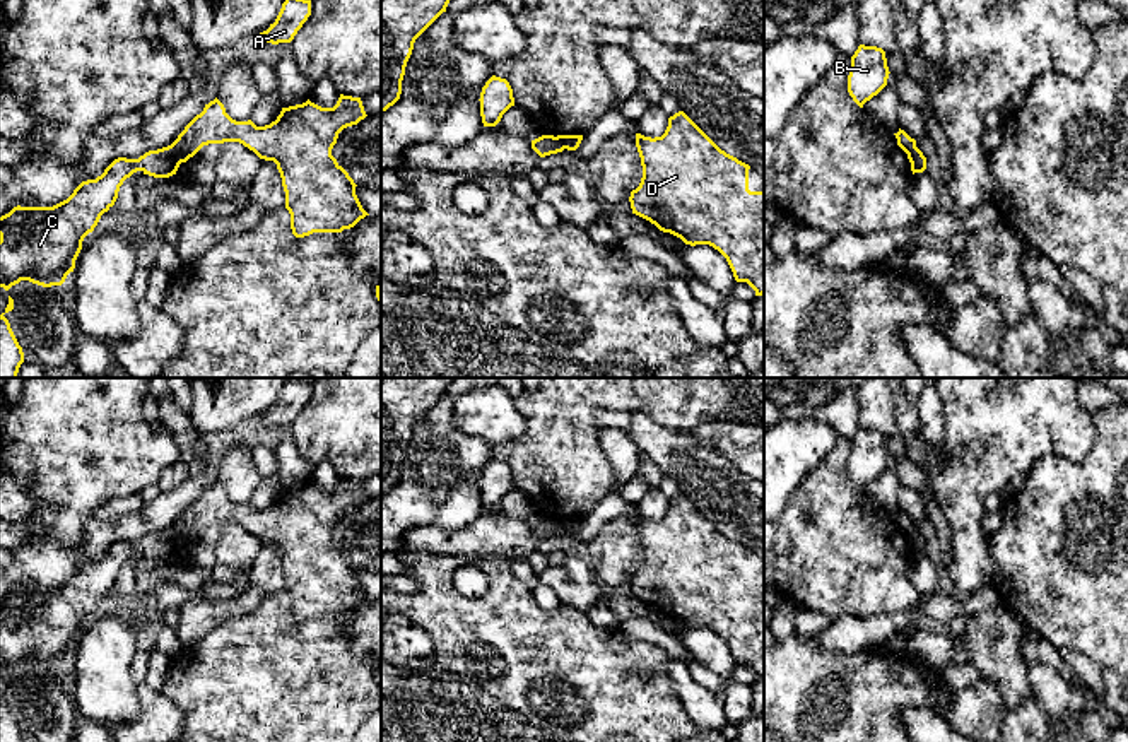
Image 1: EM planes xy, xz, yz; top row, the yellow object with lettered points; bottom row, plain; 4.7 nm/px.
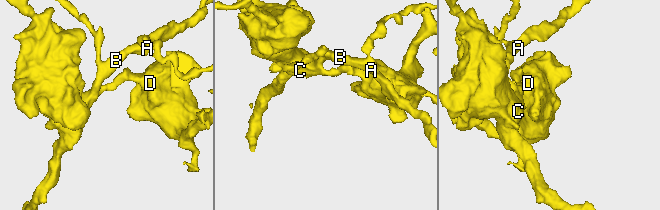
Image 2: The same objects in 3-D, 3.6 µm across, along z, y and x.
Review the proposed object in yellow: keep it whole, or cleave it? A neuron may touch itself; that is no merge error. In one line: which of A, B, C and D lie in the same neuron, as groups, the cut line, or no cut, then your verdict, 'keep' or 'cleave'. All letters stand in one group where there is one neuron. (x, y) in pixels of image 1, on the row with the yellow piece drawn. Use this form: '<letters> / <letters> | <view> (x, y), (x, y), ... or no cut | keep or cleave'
A B C / D | xy (171, 144), (183, 161) | cleave

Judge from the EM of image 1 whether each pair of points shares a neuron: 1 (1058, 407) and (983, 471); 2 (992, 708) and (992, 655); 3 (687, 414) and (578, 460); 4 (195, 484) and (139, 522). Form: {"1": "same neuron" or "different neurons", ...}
{"1": "same neuron", "2": "different neurons", "3": "same neuron", "4": "same neuron"}

